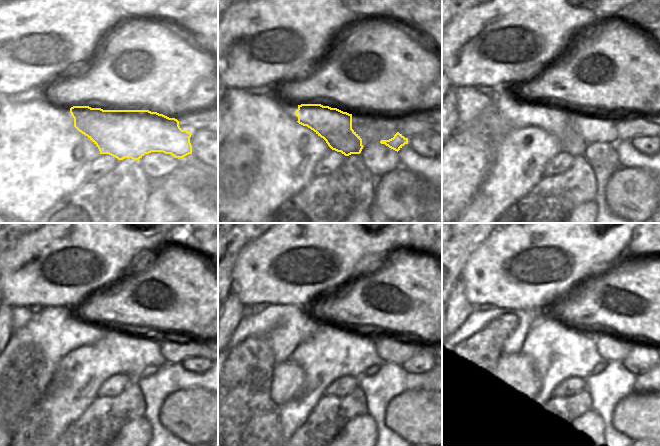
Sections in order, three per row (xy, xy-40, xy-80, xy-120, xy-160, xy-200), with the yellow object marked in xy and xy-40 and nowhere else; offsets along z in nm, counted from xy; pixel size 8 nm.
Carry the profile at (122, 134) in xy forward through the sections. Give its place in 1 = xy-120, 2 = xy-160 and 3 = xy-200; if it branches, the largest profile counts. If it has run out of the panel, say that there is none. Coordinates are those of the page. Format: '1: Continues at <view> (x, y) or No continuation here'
1: Continues at xy-120 (86, 334)
2: Continues at xy-160 (307, 327)
3: Continues at xy-200 (528, 322).

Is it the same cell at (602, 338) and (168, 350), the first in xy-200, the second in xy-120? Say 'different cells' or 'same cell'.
same cell

